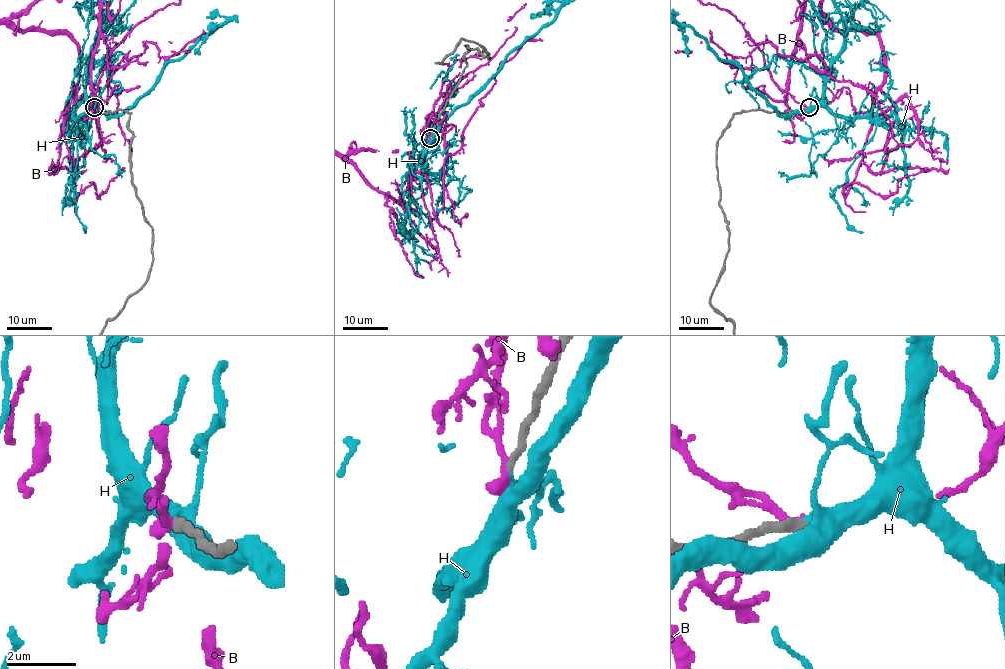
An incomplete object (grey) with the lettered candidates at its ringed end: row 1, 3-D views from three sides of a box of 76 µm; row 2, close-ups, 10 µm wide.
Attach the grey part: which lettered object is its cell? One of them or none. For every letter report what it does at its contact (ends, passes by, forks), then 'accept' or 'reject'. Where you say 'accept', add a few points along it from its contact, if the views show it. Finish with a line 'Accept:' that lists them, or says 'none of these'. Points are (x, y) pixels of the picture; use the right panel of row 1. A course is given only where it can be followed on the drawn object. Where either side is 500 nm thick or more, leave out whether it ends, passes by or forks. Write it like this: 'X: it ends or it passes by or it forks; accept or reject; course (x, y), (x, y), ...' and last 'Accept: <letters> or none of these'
B: it ends; reject
H: it forks; accept
Accept: H

